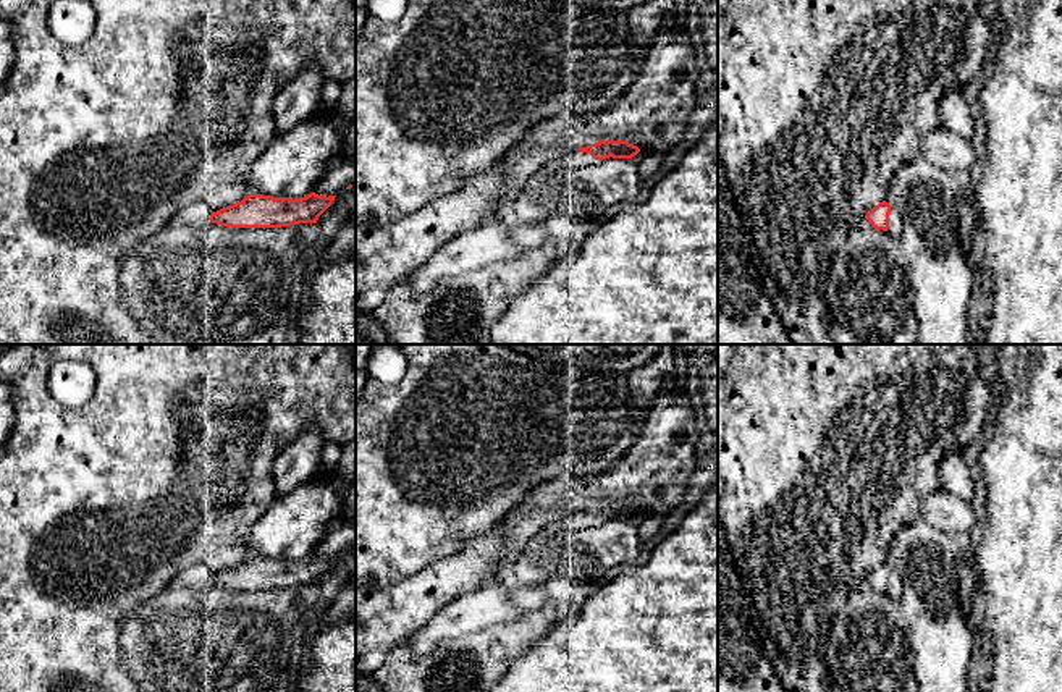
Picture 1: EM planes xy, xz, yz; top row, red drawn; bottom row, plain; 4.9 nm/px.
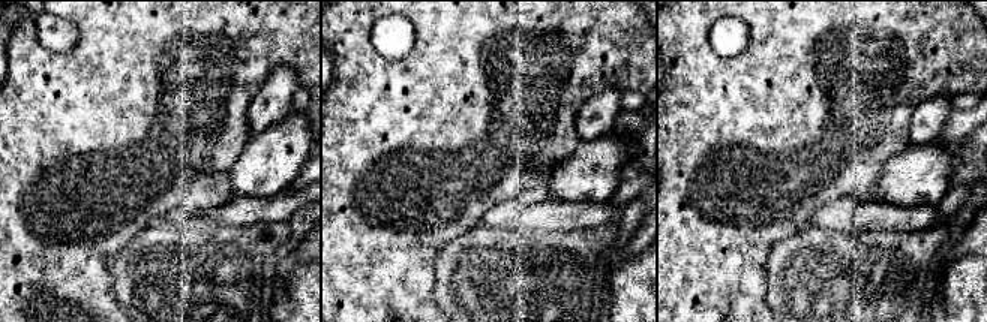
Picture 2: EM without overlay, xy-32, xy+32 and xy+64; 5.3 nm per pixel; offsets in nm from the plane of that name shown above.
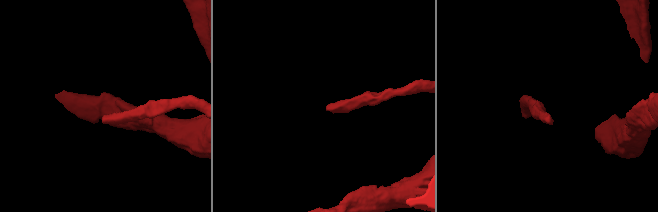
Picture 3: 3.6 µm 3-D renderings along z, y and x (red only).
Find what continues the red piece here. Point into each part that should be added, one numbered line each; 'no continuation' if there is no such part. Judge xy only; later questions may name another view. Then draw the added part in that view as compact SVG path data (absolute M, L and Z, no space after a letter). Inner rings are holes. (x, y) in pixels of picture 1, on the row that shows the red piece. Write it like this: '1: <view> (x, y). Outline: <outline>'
1: xy (198, 214). Outline: M194 202L178 210L171 218L171 223L176 225L189 225L189 226L202 226L210 223L212 210L205 202Z

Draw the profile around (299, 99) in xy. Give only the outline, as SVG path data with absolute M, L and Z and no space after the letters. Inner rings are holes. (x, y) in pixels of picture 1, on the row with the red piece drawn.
M318 66L302 68L297 76L289 81L273 102L273 121L276 133L293 129L301 121L314 116L322 103L322 86L327 76Z

